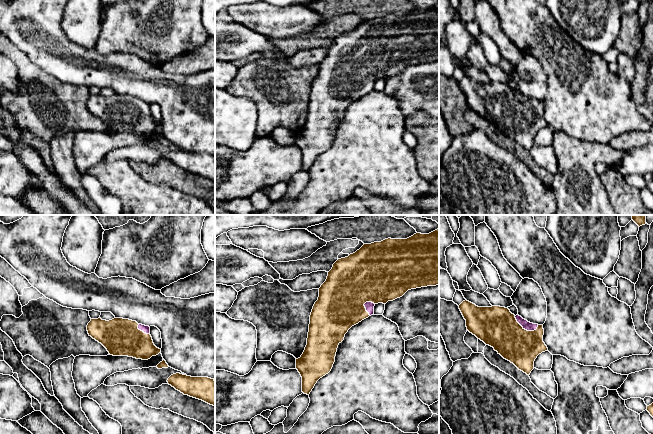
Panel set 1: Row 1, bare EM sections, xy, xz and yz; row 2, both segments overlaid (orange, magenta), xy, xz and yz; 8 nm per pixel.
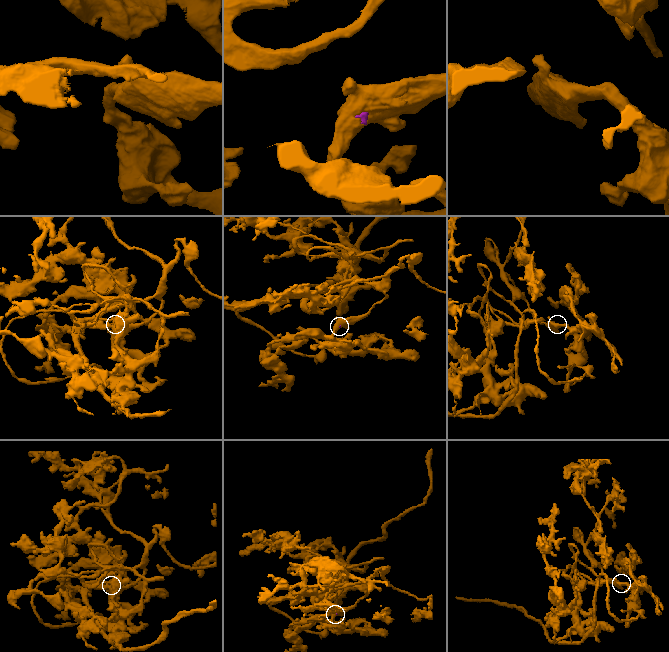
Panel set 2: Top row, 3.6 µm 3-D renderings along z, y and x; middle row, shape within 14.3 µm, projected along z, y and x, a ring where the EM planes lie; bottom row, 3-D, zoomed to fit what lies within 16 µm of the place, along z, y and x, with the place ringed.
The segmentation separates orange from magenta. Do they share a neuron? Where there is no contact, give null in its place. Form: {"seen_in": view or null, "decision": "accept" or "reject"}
{"seen_in": "yz", "decision": "accept"}

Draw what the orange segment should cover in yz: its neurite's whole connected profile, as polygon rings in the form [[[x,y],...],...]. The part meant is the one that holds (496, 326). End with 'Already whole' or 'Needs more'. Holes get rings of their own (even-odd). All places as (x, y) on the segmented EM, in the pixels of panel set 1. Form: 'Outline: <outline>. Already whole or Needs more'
Outline: [[[465,300],[459,309],[470,333],[527,375],[534,369],[537,356],[548,351],[543,342],[543,325],[515,316],[508,308],[478,307]]]. Needs more

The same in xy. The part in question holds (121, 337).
Outline: [[[114,318],[106,321],[91,319],[87,325],[89,336],[101,343],[113,356],[128,356],[148,360],[161,353],[150,335],[150,327],[136,321]]]. Needs more

